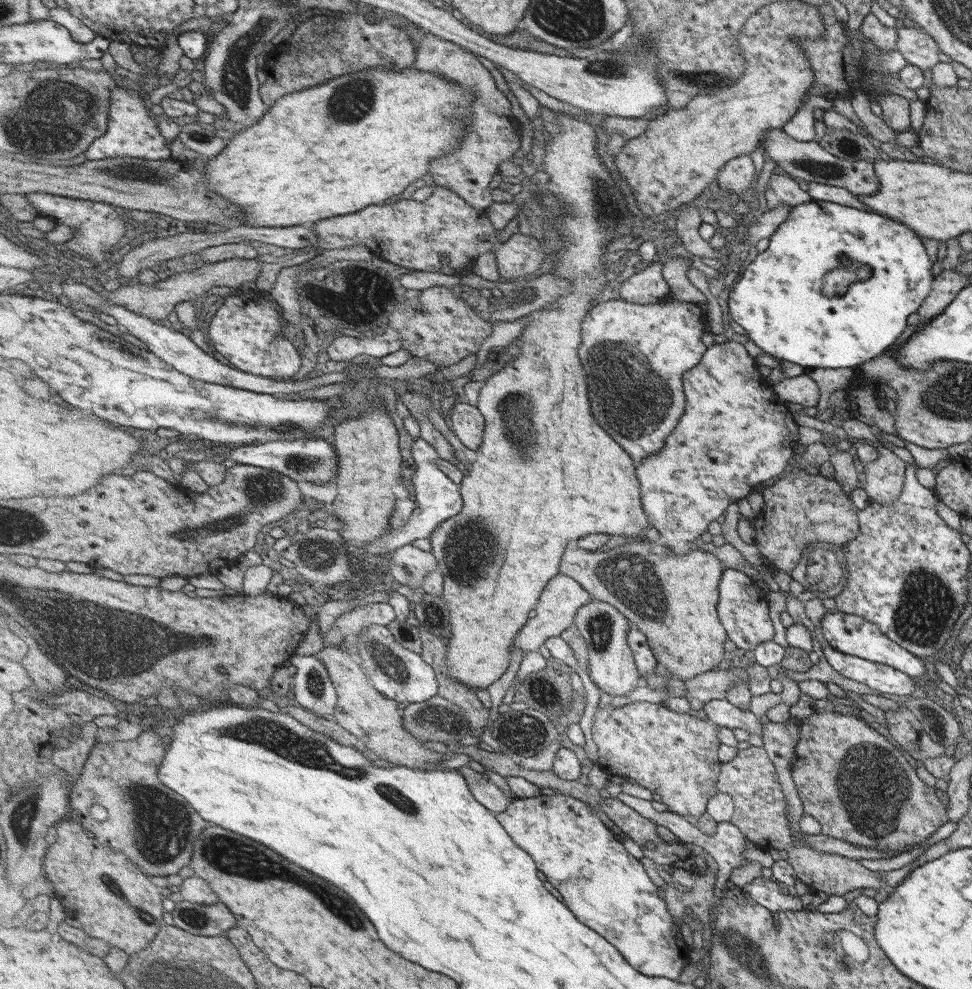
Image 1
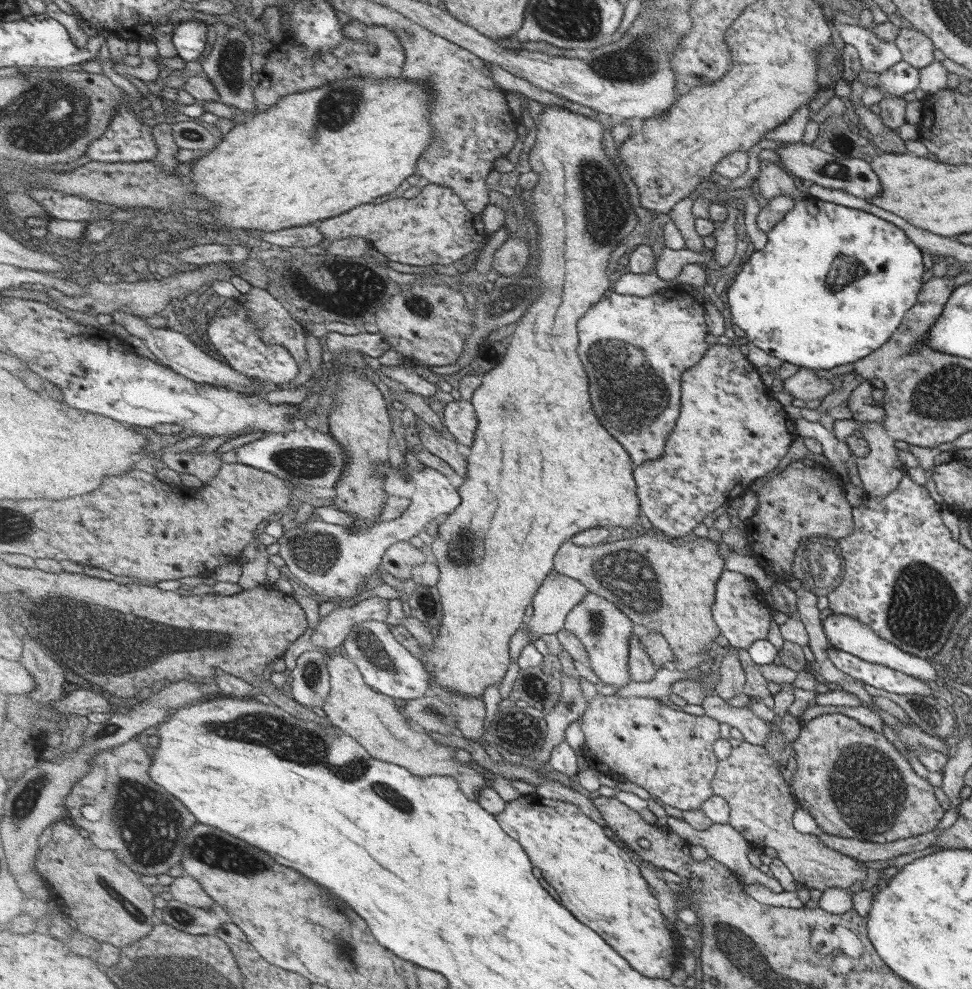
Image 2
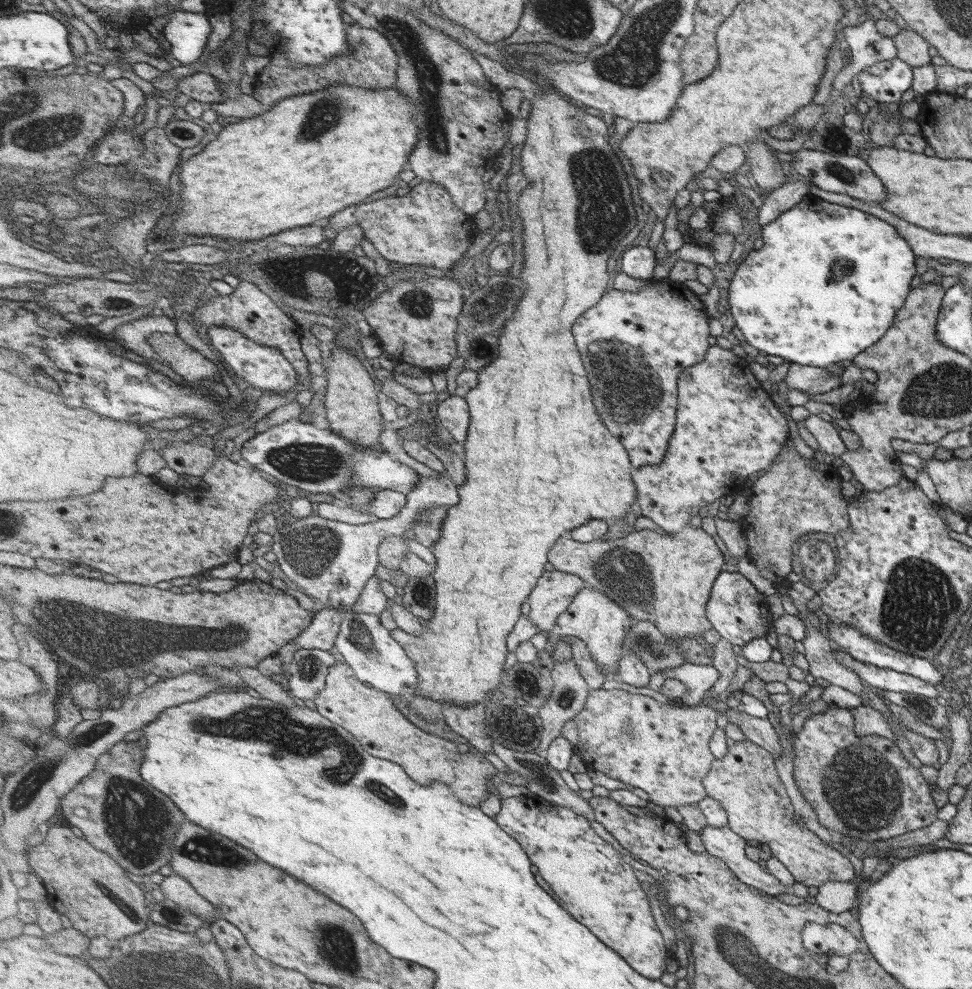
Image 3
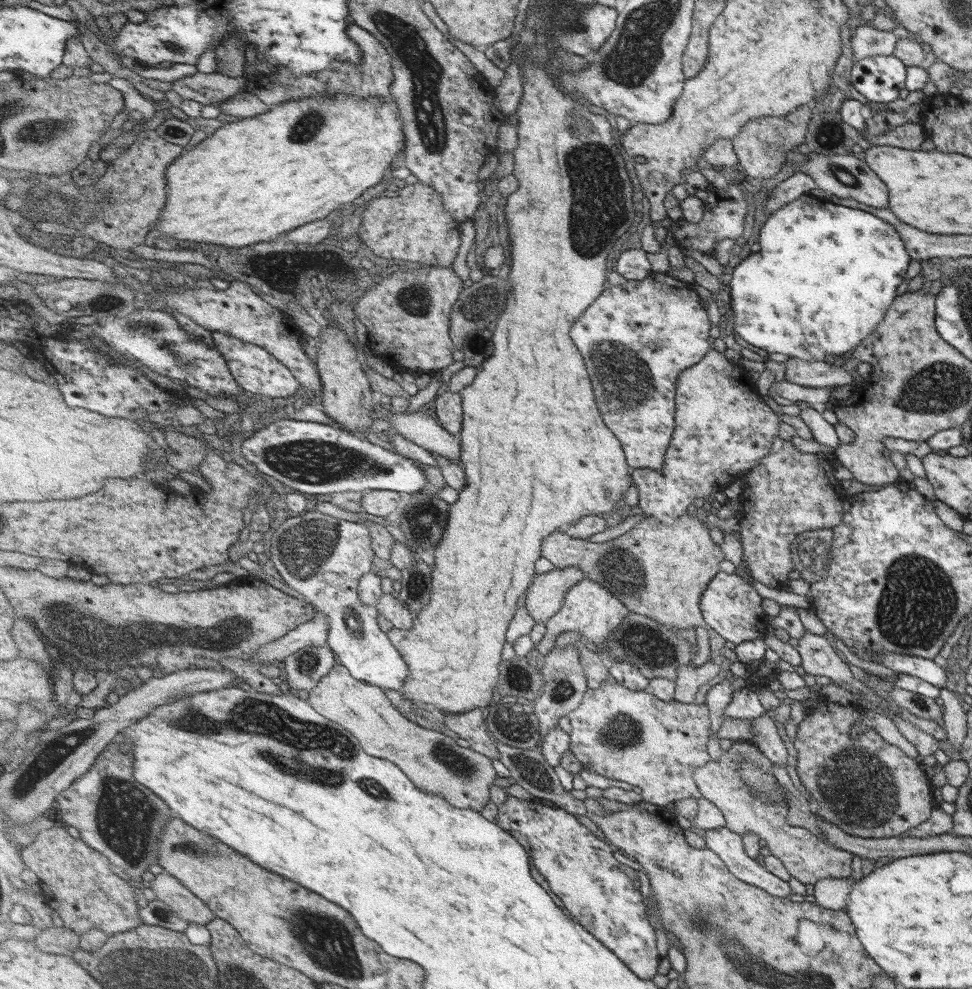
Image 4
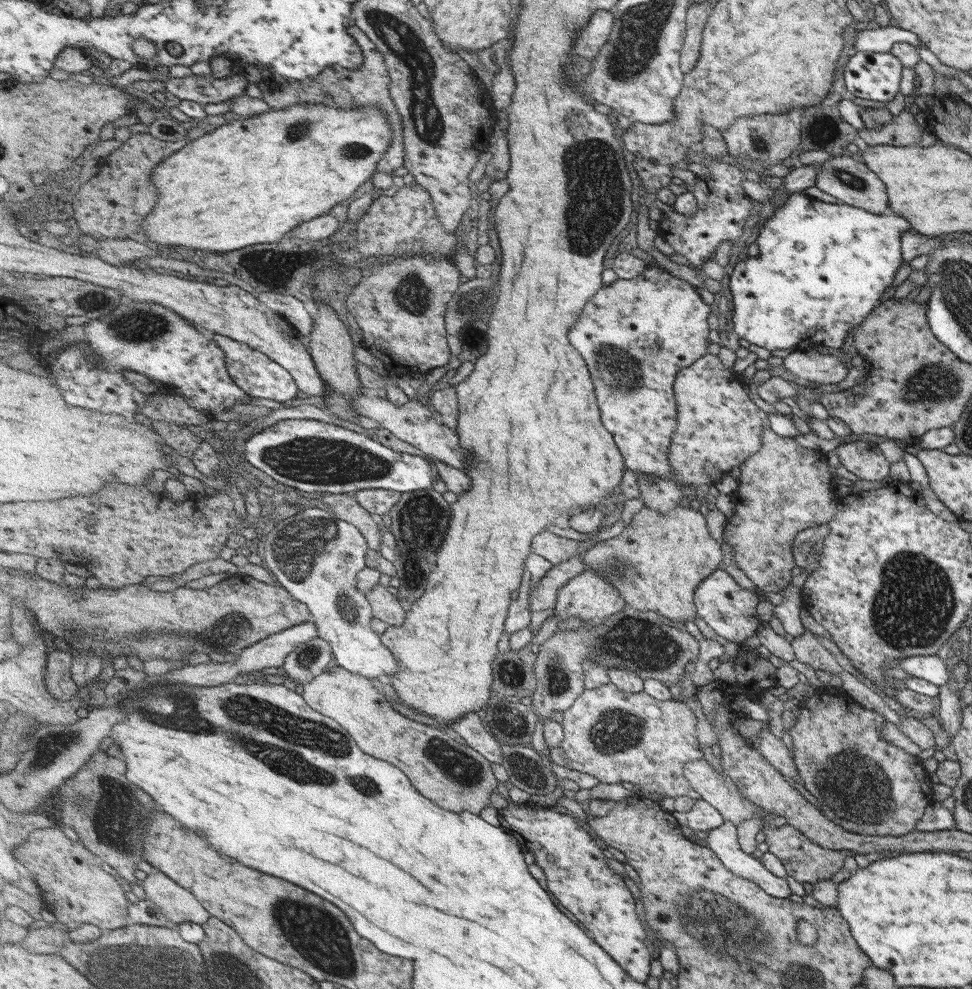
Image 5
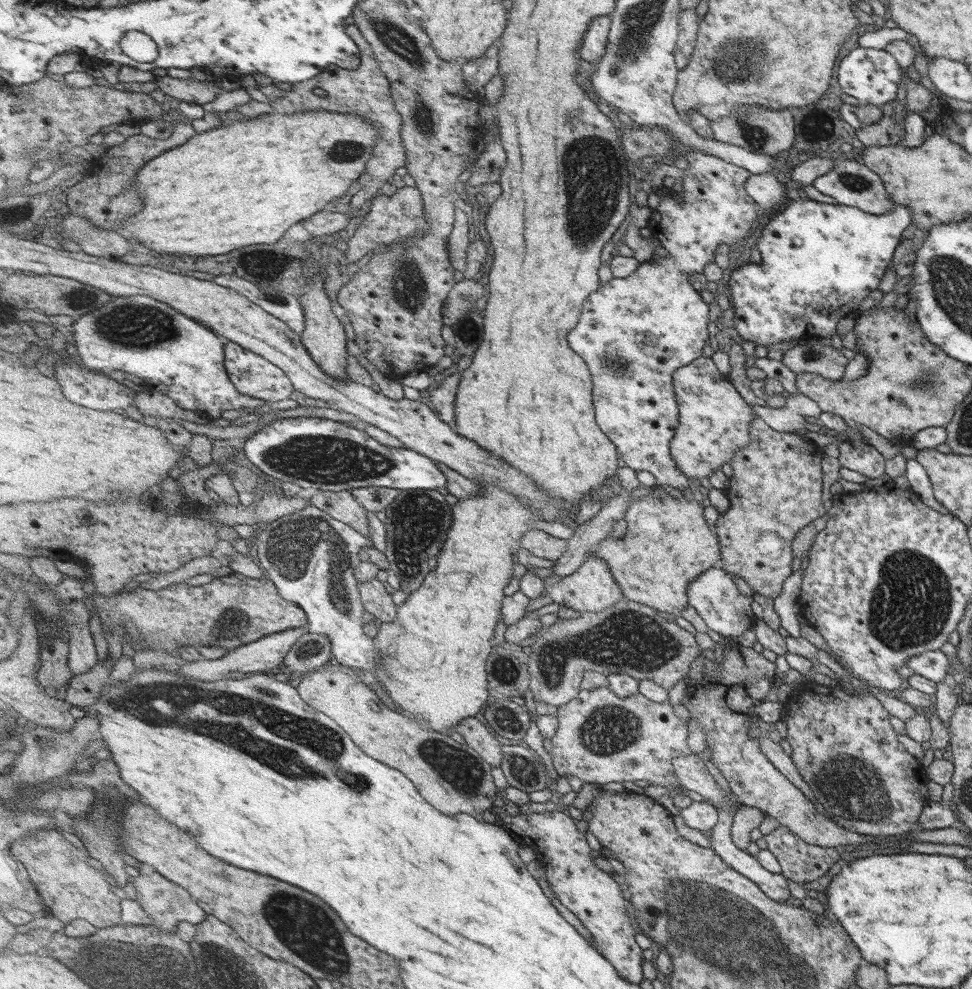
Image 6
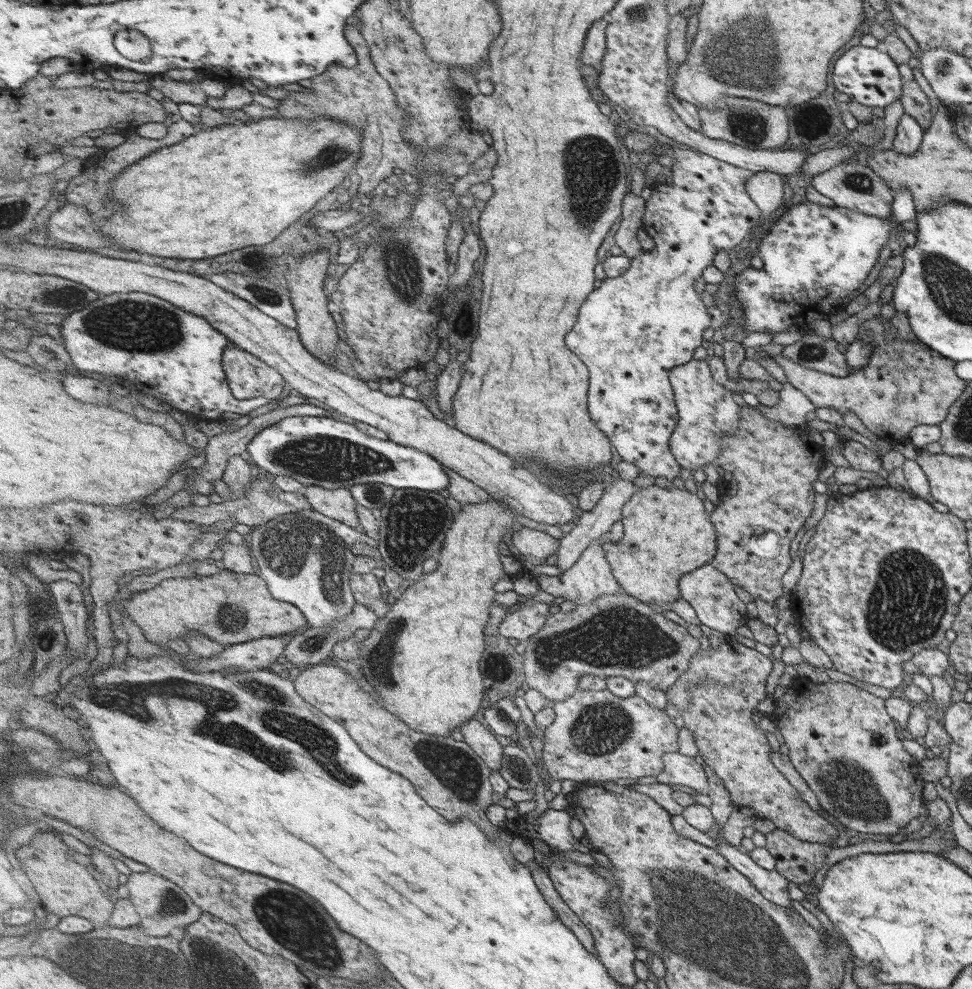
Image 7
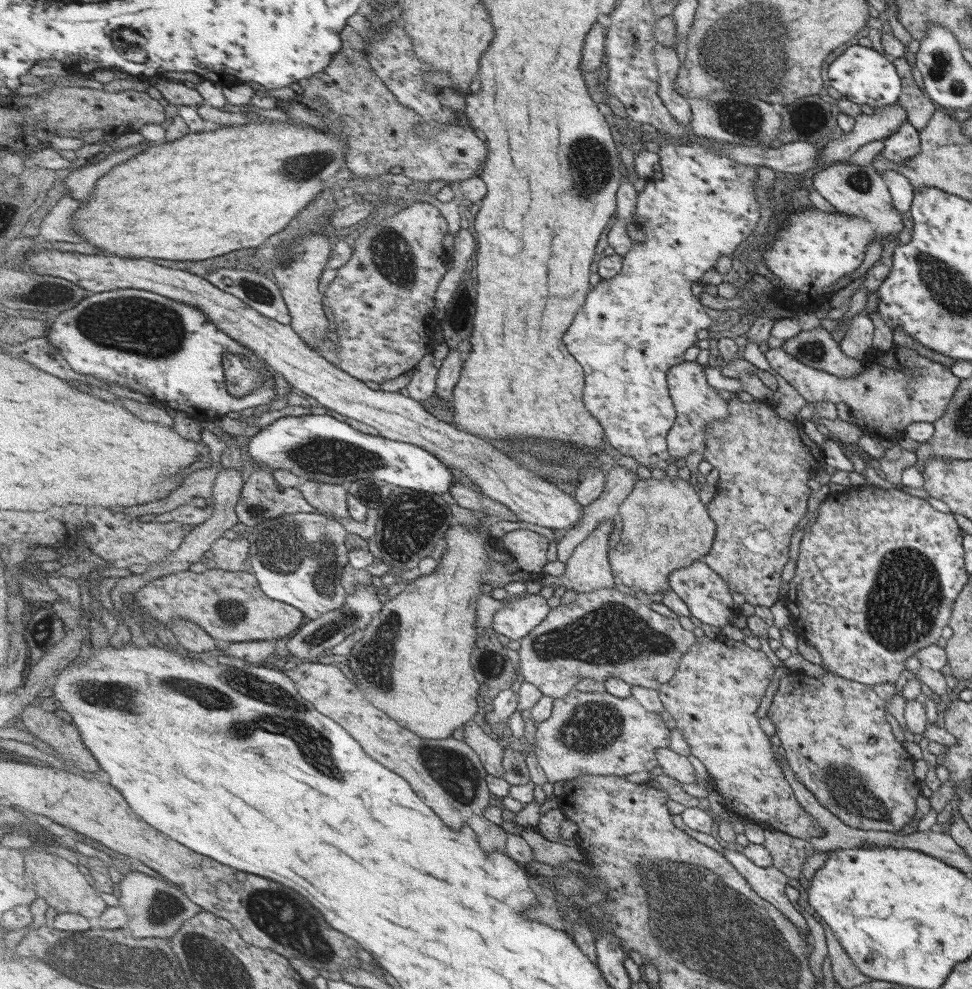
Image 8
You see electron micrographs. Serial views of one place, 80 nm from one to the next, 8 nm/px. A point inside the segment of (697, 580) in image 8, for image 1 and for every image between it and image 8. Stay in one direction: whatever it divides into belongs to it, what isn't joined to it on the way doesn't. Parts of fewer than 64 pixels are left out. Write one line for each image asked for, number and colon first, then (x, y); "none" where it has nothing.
1: (741, 610)
2: (739, 610)
3: (735, 610)
4: (731, 607)
5: (729, 610)
6: (724, 610)
7: (708, 591)

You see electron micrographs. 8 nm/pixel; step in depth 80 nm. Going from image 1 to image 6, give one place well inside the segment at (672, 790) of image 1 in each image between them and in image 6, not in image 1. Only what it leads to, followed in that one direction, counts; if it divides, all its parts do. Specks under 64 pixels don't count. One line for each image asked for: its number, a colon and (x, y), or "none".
2: (669, 753)
3: (662, 749)
4: (632, 736)
5: (616, 736)
6: (603, 737)

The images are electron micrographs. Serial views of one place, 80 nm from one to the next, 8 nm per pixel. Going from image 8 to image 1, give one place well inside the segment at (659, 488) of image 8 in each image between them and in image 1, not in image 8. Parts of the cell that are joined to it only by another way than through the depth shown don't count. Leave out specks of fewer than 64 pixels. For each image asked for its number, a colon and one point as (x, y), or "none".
1: (670, 598)
2: (666, 587)
3: (665, 580)
4: (659, 571)
5: (656, 563)
6: (667, 544)
7: (667, 534)

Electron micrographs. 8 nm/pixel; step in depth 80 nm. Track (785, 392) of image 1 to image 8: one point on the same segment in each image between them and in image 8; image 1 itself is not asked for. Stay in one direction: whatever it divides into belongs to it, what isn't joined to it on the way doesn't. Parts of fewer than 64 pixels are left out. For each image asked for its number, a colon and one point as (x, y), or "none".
2: (804, 384)
3: (812, 380)
4: (811, 373)
5: (810, 365)
6: (813, 355)
7: (813, 351)
8: (815, 348)

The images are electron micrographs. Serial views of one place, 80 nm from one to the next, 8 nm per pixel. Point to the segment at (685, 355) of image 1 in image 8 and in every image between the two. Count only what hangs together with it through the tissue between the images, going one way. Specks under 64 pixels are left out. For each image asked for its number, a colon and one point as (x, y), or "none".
2: (634, 349)
3: (635, 345)
4: (637, 337)
5: (636, 334)
6: (635, 331)
7: (635, 328)
8: (633, 327)

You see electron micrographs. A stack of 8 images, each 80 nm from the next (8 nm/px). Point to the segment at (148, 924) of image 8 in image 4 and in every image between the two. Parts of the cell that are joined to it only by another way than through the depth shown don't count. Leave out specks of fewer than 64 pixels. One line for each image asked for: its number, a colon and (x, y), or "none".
4: (168, 888)
5: (179, 904)
6: (168, 903)
7: (164, 905)

